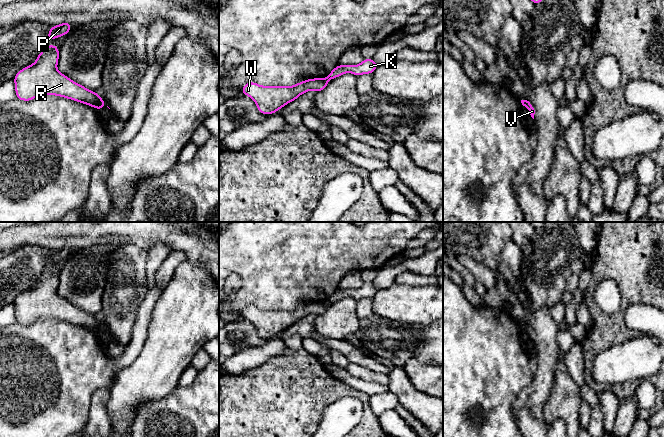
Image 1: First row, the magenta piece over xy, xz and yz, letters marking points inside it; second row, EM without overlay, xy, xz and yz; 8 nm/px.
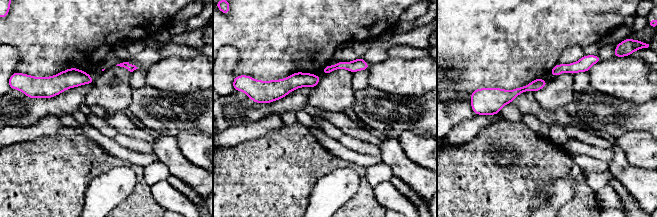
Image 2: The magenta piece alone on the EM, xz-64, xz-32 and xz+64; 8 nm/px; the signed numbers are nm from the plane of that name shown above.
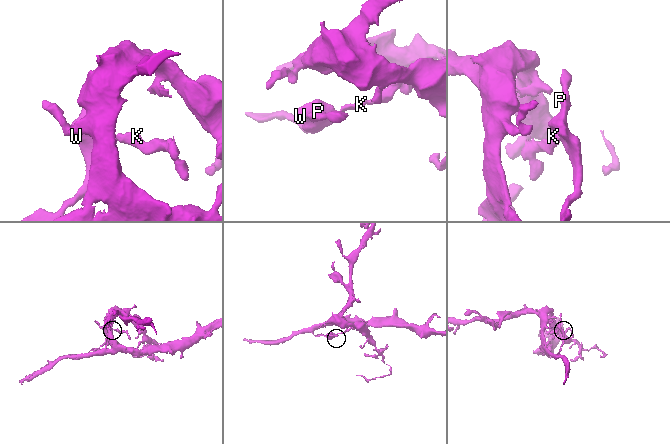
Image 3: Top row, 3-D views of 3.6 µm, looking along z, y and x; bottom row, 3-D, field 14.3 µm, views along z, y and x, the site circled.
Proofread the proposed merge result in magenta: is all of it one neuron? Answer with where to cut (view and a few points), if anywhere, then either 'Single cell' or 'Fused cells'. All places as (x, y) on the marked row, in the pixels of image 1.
Split along xz (326, 78), (328, 80). Fused cells

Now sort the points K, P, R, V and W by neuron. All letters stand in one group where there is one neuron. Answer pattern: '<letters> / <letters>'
K / P R V W

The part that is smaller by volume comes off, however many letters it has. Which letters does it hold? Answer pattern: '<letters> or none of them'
K

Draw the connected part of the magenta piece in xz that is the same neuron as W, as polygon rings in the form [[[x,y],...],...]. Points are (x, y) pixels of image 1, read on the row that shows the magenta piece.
[[[327,78],[307,79],[292,86],[263,86],[256,82],[247,82],[241,91],[255,102],[261,114],[271,115],[303,93],[324,90],[328,82]]]

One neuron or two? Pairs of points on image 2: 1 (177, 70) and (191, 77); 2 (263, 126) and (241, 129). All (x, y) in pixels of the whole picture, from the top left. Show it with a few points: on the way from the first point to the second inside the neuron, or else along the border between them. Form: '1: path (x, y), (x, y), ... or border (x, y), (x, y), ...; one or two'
1: path (180, 73), (183, 76), (188, 76); one
2: path (258, 128), (246, 129); one

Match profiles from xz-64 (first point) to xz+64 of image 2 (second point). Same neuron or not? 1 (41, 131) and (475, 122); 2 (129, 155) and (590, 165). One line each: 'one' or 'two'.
1: one
2: one

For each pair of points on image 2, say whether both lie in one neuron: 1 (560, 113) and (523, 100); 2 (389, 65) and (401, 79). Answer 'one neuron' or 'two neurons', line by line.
1: one neuron
2: one neuron

